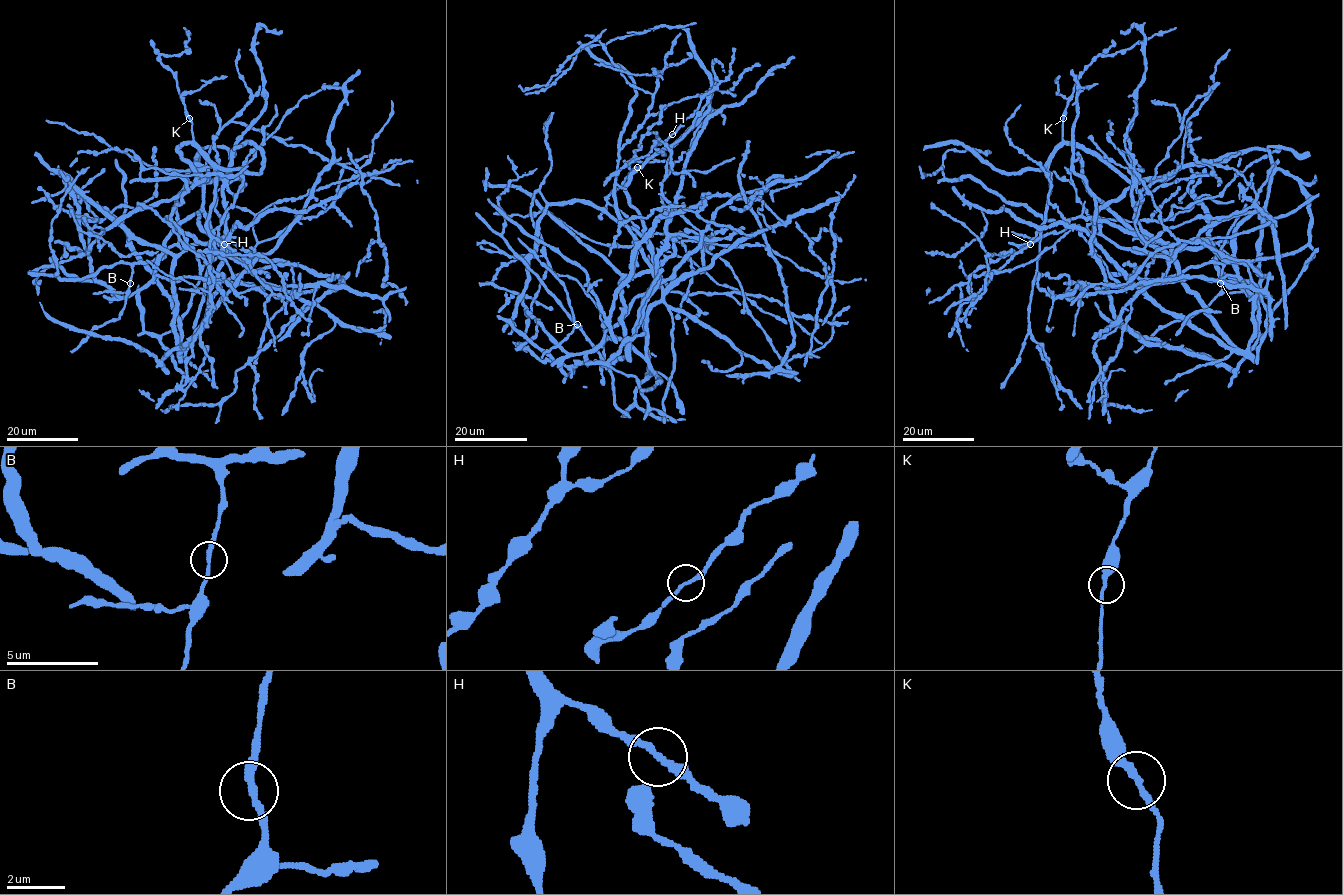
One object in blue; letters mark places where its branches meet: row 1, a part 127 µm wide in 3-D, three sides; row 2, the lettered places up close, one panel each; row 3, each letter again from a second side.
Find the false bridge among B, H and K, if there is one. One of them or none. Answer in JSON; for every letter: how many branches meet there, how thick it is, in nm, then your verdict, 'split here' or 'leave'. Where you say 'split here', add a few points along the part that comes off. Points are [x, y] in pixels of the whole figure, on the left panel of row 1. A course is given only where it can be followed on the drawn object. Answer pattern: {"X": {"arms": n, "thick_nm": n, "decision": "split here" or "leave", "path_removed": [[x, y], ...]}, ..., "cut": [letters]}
{"B": {"arms": 2, "thick_nm": 240, "decision": "leave"}, "H": {"arms": 2, "thick_nm": 200, "decision": "leave"}, "K": {"arms": 2, "thick_nm": 240, "decision": "leave"}, "cut": []}

